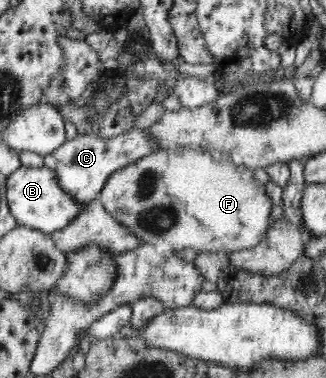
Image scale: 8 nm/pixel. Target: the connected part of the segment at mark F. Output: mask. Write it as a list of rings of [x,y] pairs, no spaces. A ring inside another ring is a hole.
[[[177,147],[170,151],[156,150],[115,170],[103,184],[99,199],[113,218],[139,235],[144,243],[175,252],[185,248],[193,248],[199,253],[252,248],[260,244],[273,222],[273,201],[269,200],[266,187],[257,180],[256,172],[236,165],[232,160],[221,160],[209,149]]]

